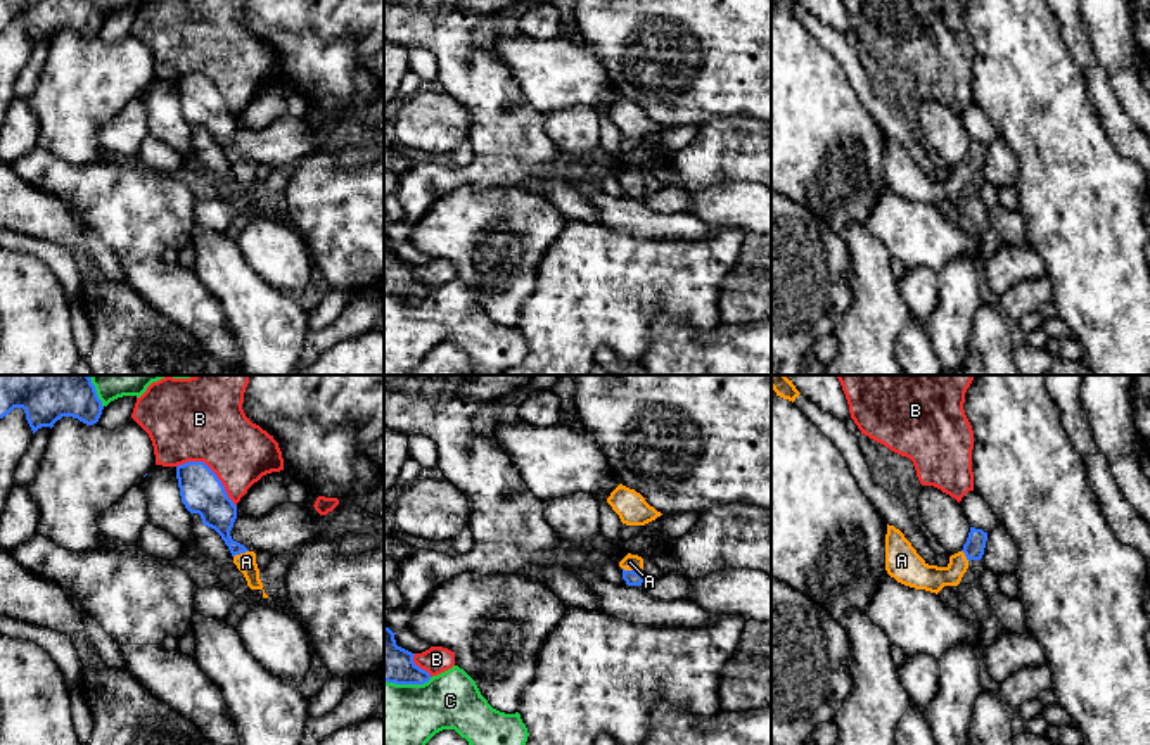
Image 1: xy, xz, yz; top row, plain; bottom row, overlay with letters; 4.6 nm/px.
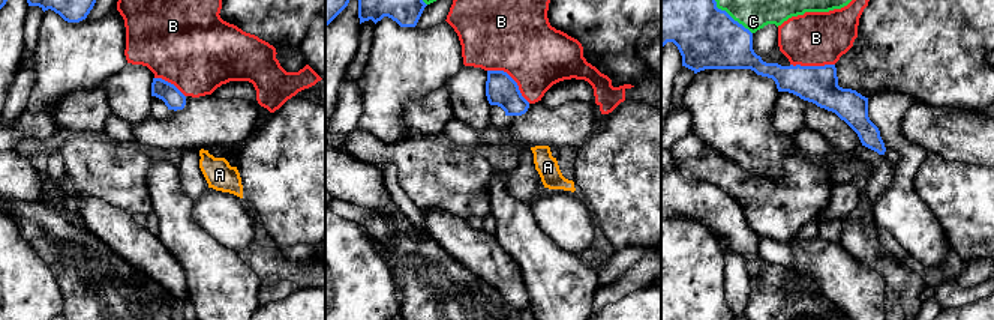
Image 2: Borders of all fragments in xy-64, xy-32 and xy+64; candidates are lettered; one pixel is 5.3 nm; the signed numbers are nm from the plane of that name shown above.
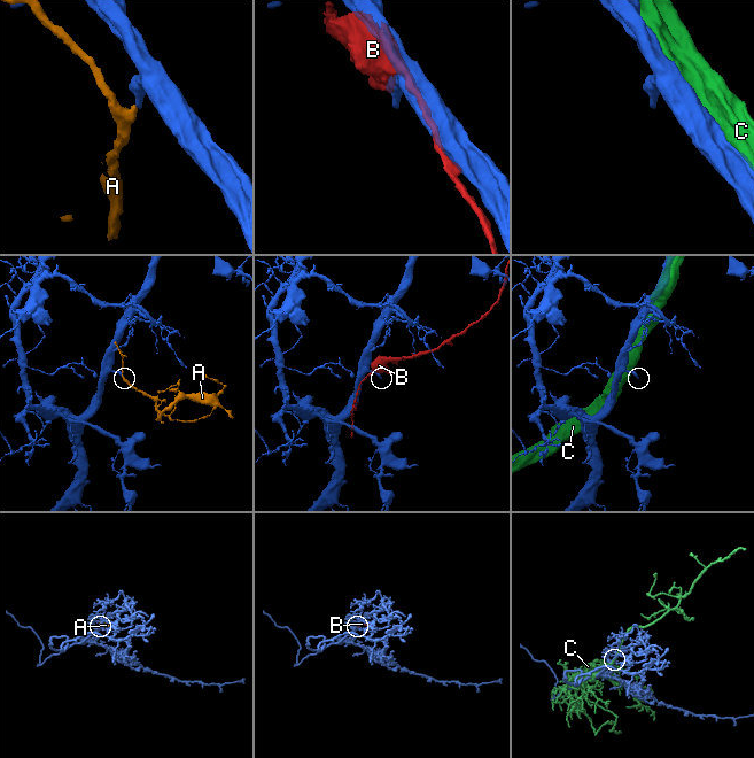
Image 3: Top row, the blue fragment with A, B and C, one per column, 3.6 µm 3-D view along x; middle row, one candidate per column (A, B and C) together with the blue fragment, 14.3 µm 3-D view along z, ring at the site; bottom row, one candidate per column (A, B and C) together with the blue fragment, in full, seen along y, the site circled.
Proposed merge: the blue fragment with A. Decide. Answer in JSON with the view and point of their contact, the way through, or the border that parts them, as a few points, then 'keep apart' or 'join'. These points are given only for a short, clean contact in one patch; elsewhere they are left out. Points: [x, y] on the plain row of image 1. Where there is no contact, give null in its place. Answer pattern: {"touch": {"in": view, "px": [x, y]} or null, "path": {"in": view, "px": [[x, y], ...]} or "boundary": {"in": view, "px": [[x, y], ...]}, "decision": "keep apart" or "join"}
{"touch": {"in": "xz", "px": [632, 184]}, "path": {"in": "xz", "px": [[632, 191], [632, 184], [630, 175]]}, "decision": "join"}

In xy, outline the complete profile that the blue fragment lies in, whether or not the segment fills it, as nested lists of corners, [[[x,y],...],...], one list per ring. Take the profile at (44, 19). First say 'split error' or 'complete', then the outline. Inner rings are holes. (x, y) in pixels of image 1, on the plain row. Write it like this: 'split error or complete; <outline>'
complete; [[[0,0],[0,31],[14,21],[24,22],[33,47],[62,29],[93,38],[104,22],[95,0]]]

